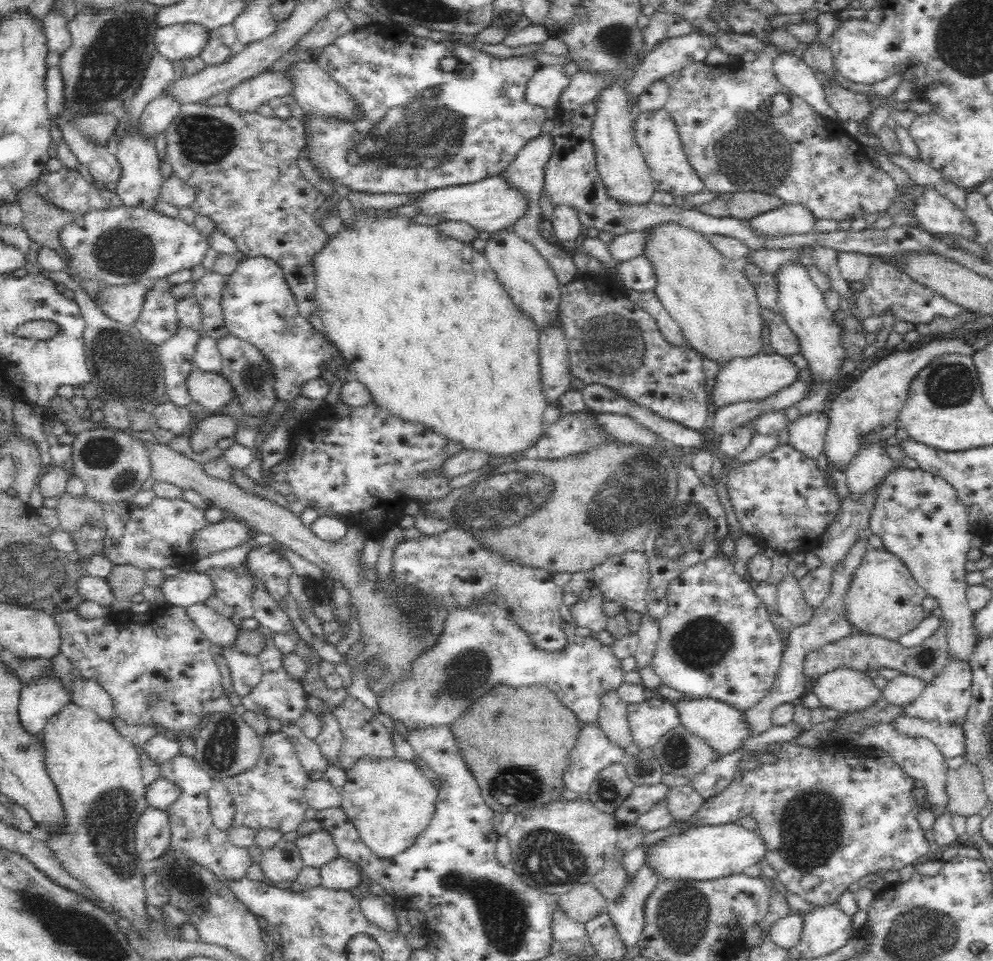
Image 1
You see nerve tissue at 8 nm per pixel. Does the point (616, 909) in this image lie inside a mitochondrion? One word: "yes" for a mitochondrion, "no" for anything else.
no

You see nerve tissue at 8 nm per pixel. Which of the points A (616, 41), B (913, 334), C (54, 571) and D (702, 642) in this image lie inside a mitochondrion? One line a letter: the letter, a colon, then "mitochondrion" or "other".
A: mitochondrion
B: other
C: mitochondrion
D: mitochondrion

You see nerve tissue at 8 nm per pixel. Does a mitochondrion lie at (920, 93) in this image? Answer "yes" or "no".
no

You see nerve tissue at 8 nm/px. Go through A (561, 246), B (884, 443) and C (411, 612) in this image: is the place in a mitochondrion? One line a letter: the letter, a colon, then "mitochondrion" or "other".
A: other
B: other
C: mitochondrion

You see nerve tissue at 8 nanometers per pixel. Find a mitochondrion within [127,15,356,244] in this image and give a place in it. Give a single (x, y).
(203, 139)

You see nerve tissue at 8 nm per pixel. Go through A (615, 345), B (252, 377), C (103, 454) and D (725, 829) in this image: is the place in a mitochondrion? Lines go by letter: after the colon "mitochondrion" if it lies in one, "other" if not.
A: mitochondrion
B: mitochondrion
C: mitochondrion
D: other

